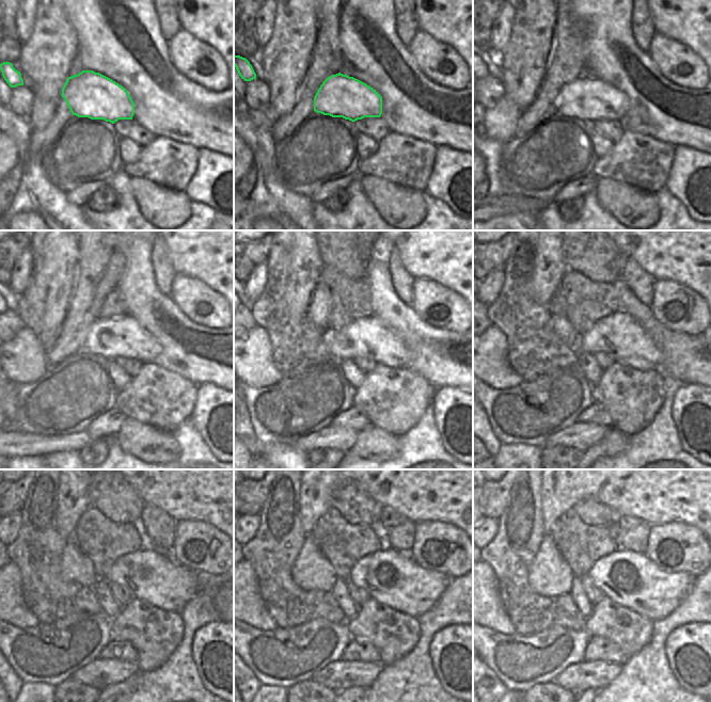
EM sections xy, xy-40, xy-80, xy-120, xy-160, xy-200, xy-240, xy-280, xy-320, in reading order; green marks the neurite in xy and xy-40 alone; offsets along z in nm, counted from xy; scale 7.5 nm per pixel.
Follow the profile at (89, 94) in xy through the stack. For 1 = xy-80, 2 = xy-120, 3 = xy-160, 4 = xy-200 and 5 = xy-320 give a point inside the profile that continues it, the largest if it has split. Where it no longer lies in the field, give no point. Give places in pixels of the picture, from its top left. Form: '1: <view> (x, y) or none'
1: xy-80 (588, 98)
2: xy-120 (108, 337)
3: xy-160 (368, 337)
4: xy-200 (618, 335)
5: xy-320 (631, 579)

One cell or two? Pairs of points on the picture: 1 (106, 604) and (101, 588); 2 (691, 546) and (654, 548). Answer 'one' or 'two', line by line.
1: one
2: one

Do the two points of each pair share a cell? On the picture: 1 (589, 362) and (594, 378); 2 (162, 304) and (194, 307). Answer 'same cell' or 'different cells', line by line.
1: same cell
2: different cells

